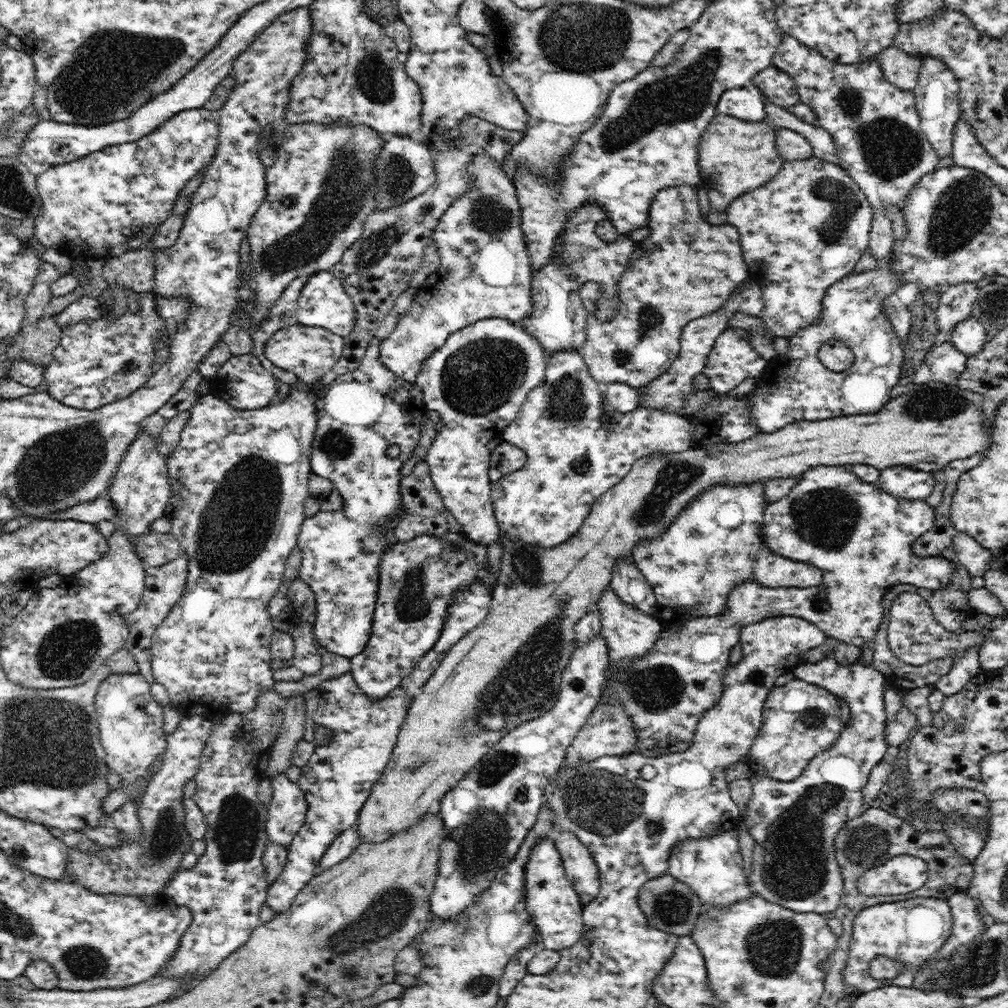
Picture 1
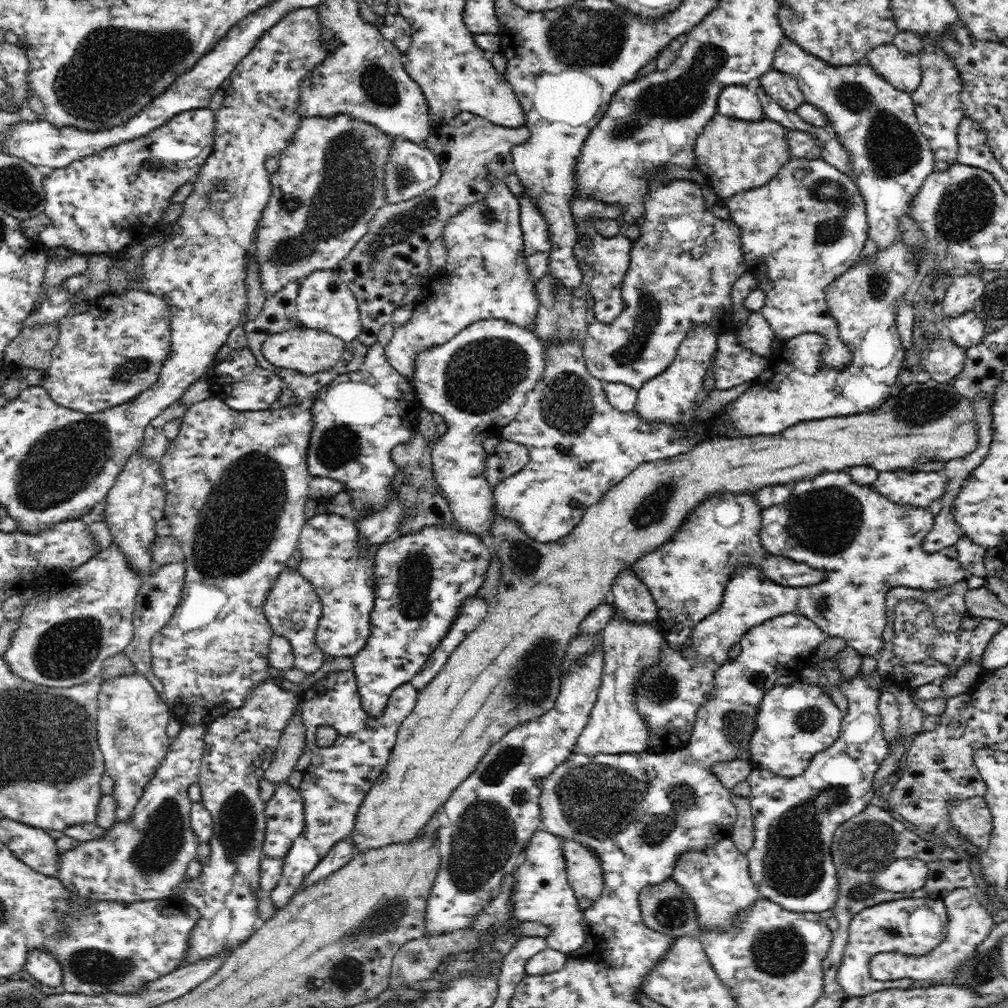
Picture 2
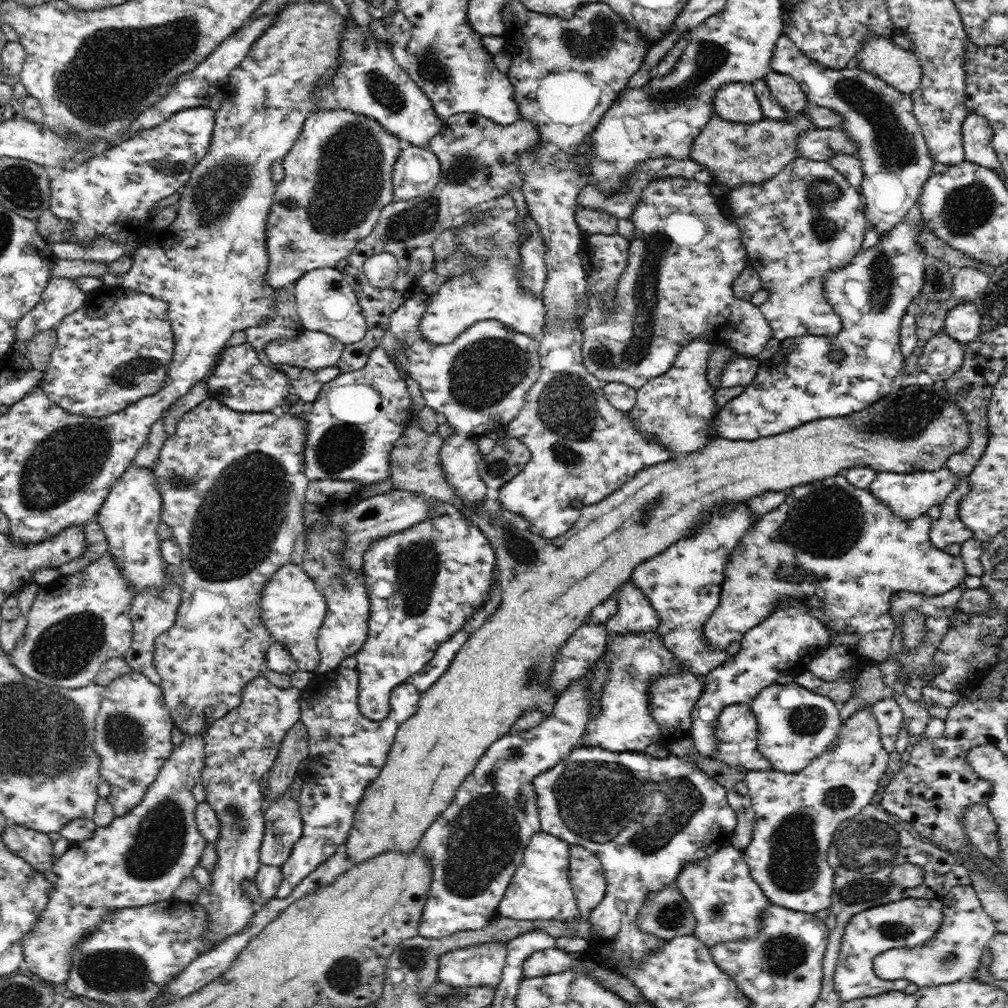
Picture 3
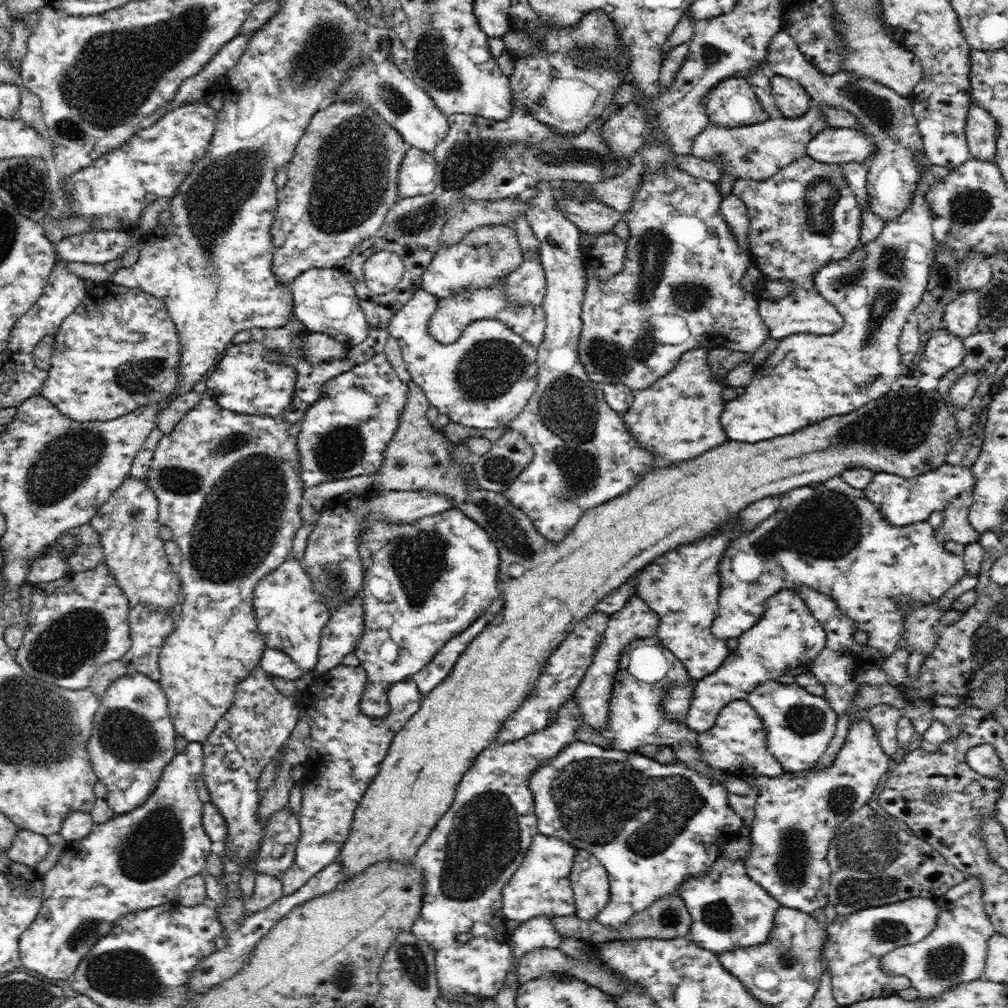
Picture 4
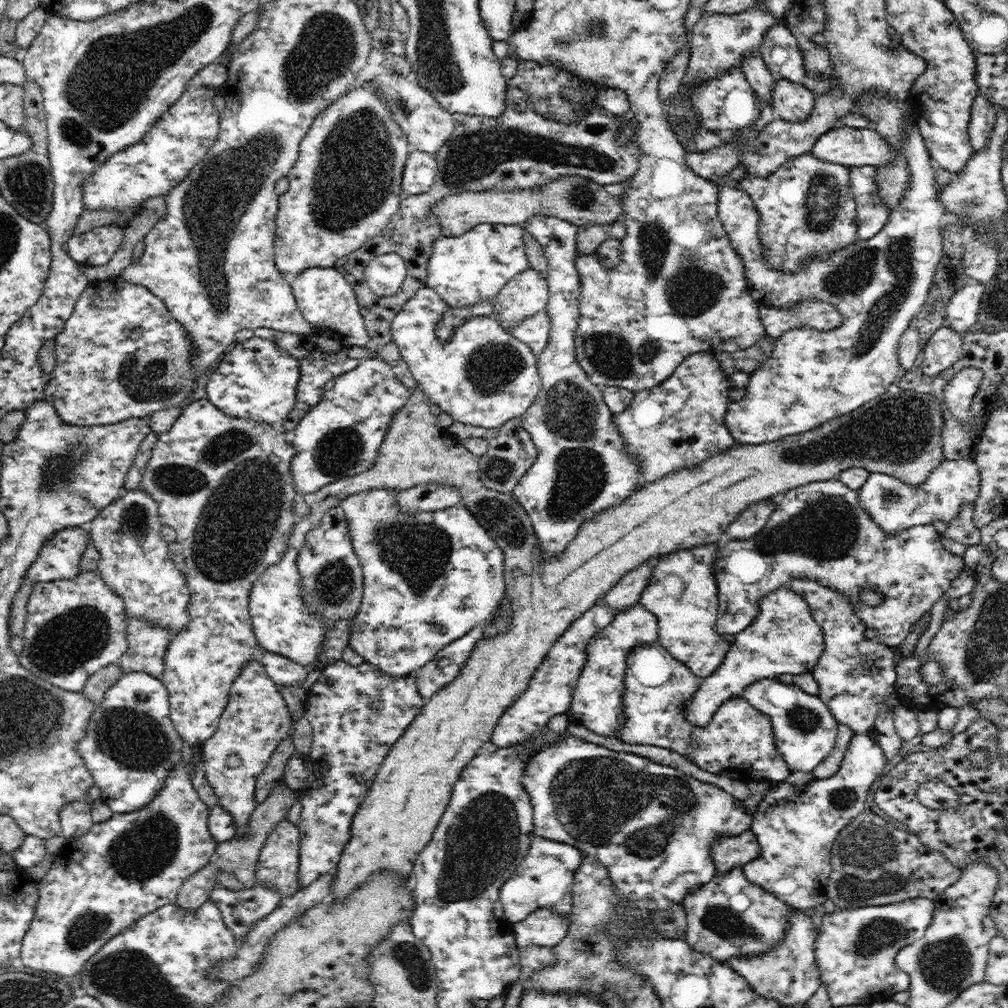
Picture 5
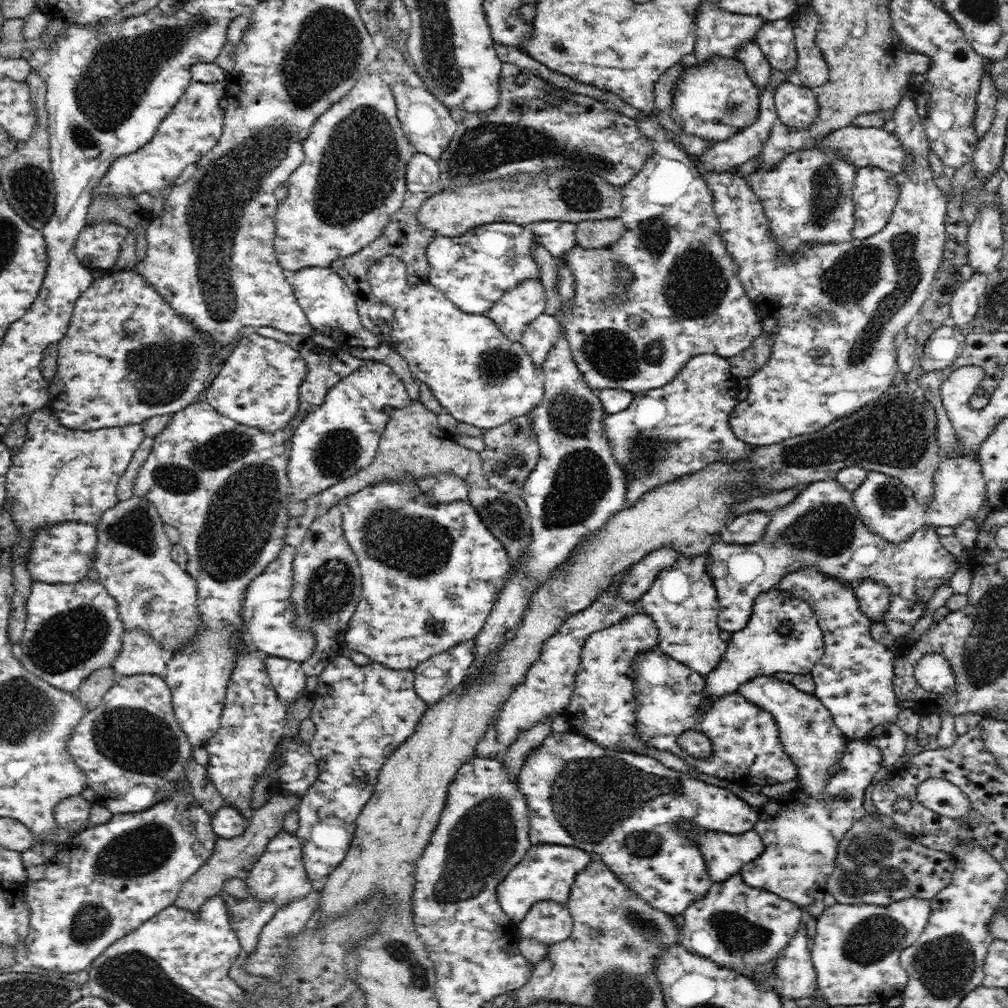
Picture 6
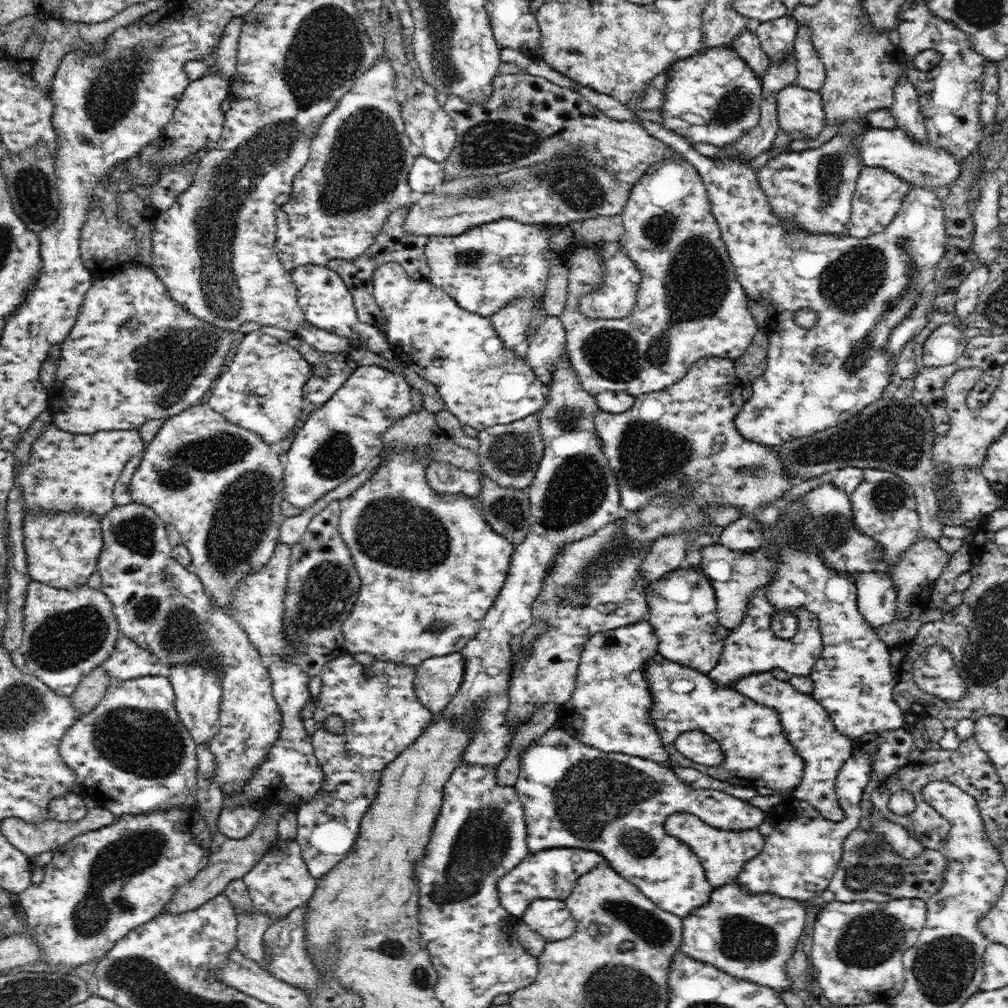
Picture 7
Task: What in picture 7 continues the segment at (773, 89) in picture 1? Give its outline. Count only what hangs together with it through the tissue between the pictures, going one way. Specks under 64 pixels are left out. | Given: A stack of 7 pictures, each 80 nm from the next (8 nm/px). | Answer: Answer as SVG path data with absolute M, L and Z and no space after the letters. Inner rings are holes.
M795 84L782 88L777 97L779 126L788 134L794 135L793 140L816 140L826 120L820 92L798 87Z

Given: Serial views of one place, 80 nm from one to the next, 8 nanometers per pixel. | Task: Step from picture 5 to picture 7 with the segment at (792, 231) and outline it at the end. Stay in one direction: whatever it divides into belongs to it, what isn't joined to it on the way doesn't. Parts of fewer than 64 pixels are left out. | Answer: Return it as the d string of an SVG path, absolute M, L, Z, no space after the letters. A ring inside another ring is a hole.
M848 119L831 140L823 143L818 148L805 149L802 151L790 151L780 153L772 157L758 173L758 183L762 191L766 193L768 205L772 211L782 219L784 229L789 231L800 227L810 233L822 233L823 235L844 235L847 232L847 222L852 212L852 197L857 185L858 176L862 170L860 159L860 134L868 130L867 125L859 125L858 120Z

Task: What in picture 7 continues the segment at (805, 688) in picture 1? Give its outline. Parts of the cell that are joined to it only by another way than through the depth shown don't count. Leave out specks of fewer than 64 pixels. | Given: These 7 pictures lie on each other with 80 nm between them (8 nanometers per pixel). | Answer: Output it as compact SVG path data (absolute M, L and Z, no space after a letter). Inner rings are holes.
M771 672L743 676L733 684L733 687L754 702L774 708L780 713L782 730L794 745L794 751L805 761L801 784L792 795L794 799L802 800L810 807L814 807L824 819L836 823L844 820L844 811L835 792L835 783L842 766L851 758L855 740L838 732L826 709L818 704L810 693L798 692L790 681L776 679Z

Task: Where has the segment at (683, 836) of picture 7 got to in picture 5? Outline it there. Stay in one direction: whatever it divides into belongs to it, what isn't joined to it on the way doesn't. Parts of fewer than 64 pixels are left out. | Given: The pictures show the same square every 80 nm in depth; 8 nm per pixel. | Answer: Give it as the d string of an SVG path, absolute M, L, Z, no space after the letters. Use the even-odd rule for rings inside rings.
M746 830L742 835L720 838L711 844L711 857L720 874L743 867L760 854L756 834Z

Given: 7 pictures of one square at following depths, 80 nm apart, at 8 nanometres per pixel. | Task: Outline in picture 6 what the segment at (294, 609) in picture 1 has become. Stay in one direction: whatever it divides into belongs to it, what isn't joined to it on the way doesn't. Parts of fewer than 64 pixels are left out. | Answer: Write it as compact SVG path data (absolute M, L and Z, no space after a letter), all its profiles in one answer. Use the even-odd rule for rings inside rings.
M285 544L278 559L273 560L262 574L259 574L247 587L243 600L241 619L245 624L248 637L265 656L280 656L302 664L313 655L316 637L309 630L300 630L293 623L294 603L291 601L293 581L293 560L296 547Z

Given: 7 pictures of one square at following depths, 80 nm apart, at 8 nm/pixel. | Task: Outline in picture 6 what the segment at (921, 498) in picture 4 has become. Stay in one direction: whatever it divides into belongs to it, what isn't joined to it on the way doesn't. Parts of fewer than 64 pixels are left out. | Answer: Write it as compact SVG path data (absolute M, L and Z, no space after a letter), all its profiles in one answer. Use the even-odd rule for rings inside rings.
M946 457L941 459L933 480L934 499L928 506L922 506L913 490L900 479L867 471L866 480L853 492L853 501L860 518L870 532L899 544L908 540L918 528L928 526L958 526L966 518L974 518L976 512L986 506L986 483L981 473L980 463L976 458Z

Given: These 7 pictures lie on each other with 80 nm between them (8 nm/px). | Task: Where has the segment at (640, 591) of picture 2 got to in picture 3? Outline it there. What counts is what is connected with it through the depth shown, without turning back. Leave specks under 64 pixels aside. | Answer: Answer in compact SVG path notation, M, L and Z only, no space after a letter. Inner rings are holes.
M631 579L616 590L618 611L608 620L607 632L628 634L628 632L654 632L660 622L658 611L654 610L647 596L635 587Z

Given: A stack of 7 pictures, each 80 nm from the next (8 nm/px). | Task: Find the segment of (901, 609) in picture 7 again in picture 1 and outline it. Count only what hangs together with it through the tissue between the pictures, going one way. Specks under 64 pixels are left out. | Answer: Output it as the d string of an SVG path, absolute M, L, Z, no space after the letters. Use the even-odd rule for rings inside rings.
M814 466L814 468L808 468L803 475L798 477L797 483L792 487L792 490L776 500L776 502L770 502L767 504L764 516L763 527L761 528L761 534L763 534L763 540L765 545L775 552L776 555L781 555L785 560L794 559L795 561L802 561L803 563L813 564L823 572L823 580L818 586L813 587L776 587L768 588L762 587L756 580L745 580L728 595L725 609L716 616L698 617L694 620L688 620L682 628L678 628L676 632L672 632L667 628L664 628L658 636L658 640L654 642L654 648L648 650L642 658L636 658L628 668L618 668L618 670L606 670L606 678L604 678L604 684L602 684L601 700L609 701L610 697L616 697L616 700L620 701L624 705L624 709L628 712L628 717L632 717L632 723L634 723L634 729L636 729L636 735L638 735L638 742L636 742L636 748L631 752L636 751L638 754L642 754L647 758L658 758L658 756L674 754L675 752L684 752L693 741L695 730L701 716L712 708L718 700L721 699L723 691L723 676L726 669L729 667L728 656L730 656L730 650L735 644L738 644L740 638L740 628L746 626L746 624L756 624L766 618L780 617L780 616L798 616L803 619L809 620L812 624L818 625L827 636L836 638L842 642L848 644L854 644L859 648L872 648L874 646L874 636L879 628L879 624L883 618L883 598L884 595L896 584L912 584L918 588L928 588L928 590L943 589L950 584L952 580L952 574L954 574L955 561L950 561L943 556L935 556L928 558L921 558L914 554L912 551L912 544L918 536L922 536L924 532L928 532L935 523L935 510L929 503L924 500L904 500L903 498L896 498L889 492L882 490L877 484L870 484L860 480L851 470L849 466Z

